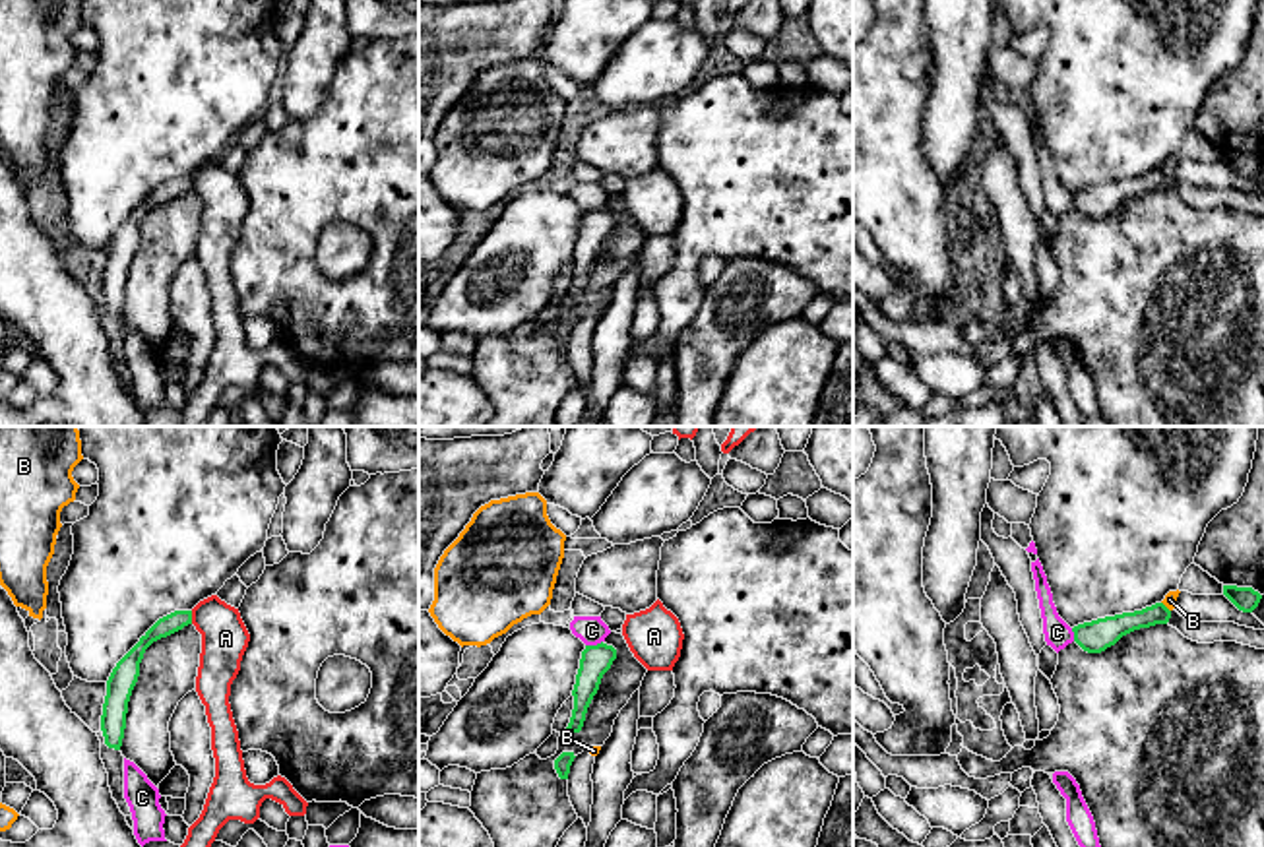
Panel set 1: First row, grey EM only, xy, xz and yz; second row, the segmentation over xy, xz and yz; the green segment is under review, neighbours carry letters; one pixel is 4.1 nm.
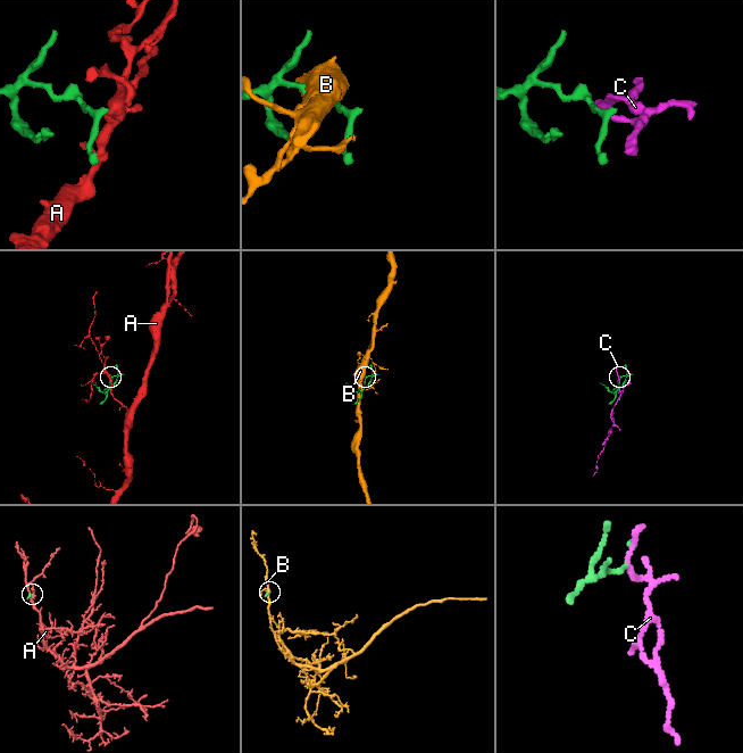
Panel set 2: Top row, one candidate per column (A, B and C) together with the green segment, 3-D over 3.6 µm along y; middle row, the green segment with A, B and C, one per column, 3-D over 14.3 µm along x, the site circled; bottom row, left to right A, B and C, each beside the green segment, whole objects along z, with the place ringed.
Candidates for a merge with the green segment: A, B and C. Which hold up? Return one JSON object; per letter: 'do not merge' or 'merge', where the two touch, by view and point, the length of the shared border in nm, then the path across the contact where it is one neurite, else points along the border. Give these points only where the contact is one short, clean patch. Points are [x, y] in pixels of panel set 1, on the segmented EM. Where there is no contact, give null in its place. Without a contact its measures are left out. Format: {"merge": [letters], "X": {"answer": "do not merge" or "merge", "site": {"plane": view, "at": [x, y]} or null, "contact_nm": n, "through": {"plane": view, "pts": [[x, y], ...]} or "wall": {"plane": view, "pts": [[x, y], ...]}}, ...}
{"merge": [], "A": {"answer": "do not merge", "site": {"plane": "xy", "at": [190, 617]}, "contact_nm": 60, "wall": {"plane": "xy", "pts": [[190, 611], [192, 623]]}}, "B": {"answer": "do not merge", "site": {"plane": "yz", "at": [1166, 607]}, "contact_nm": 60}, "C": {"answer": "do not merge", "site": {"plane": "xz", "at": [594, 646]}, "contact_nm": 80}}

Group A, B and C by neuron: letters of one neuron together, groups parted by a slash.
A / B / C

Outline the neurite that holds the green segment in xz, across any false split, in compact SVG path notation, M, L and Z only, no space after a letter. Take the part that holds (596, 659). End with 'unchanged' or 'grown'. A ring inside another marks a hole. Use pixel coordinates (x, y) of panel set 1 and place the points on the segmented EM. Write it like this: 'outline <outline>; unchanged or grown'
outline M607 643L585 645L572 690L574 709L568 723L570 733L580 733L585 721L587 707L599 690L603 674L611 669L616 659L616 649Z; unchanged

